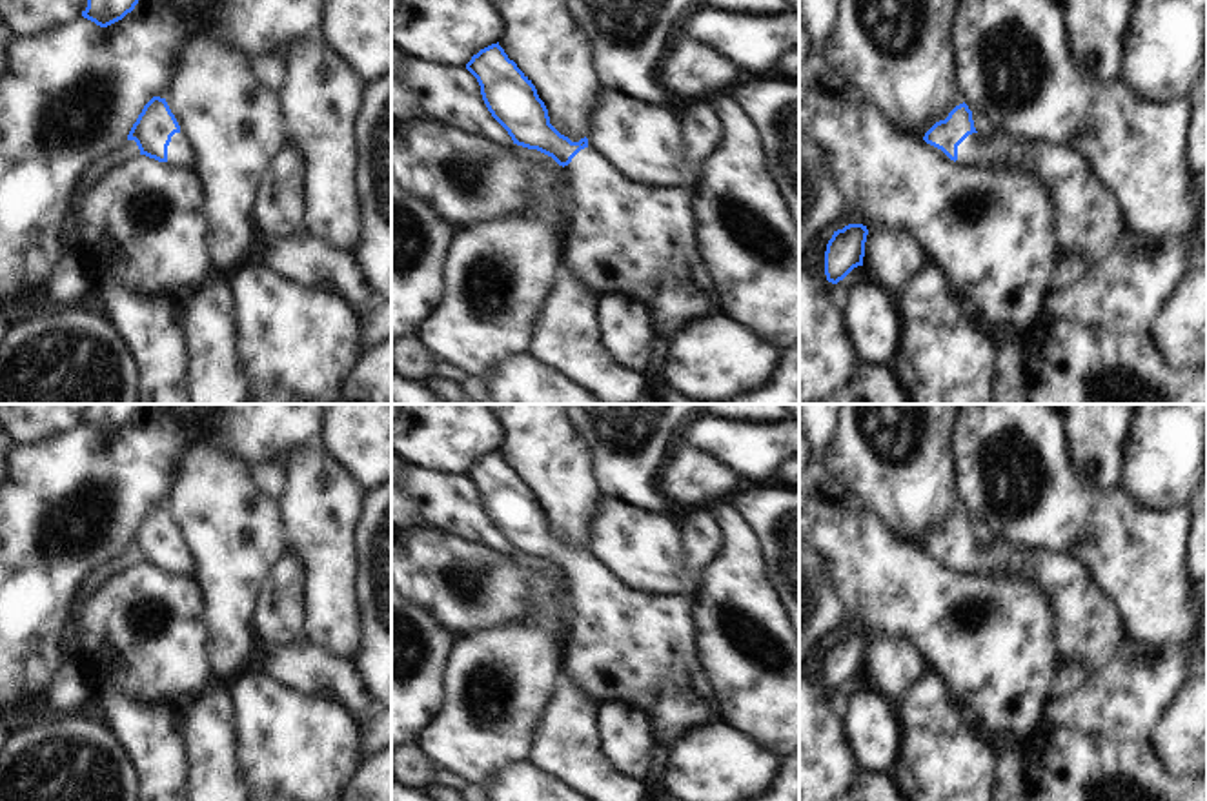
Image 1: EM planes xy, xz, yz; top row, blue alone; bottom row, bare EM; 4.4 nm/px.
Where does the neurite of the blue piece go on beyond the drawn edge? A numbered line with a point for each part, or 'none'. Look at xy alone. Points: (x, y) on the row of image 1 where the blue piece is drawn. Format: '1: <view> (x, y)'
1: xy (179, 153).

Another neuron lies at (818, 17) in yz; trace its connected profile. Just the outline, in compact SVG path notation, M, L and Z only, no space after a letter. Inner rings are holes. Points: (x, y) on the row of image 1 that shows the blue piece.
M799 0L799 20L810 36L810 53L819 55L839 15L839 0Z

